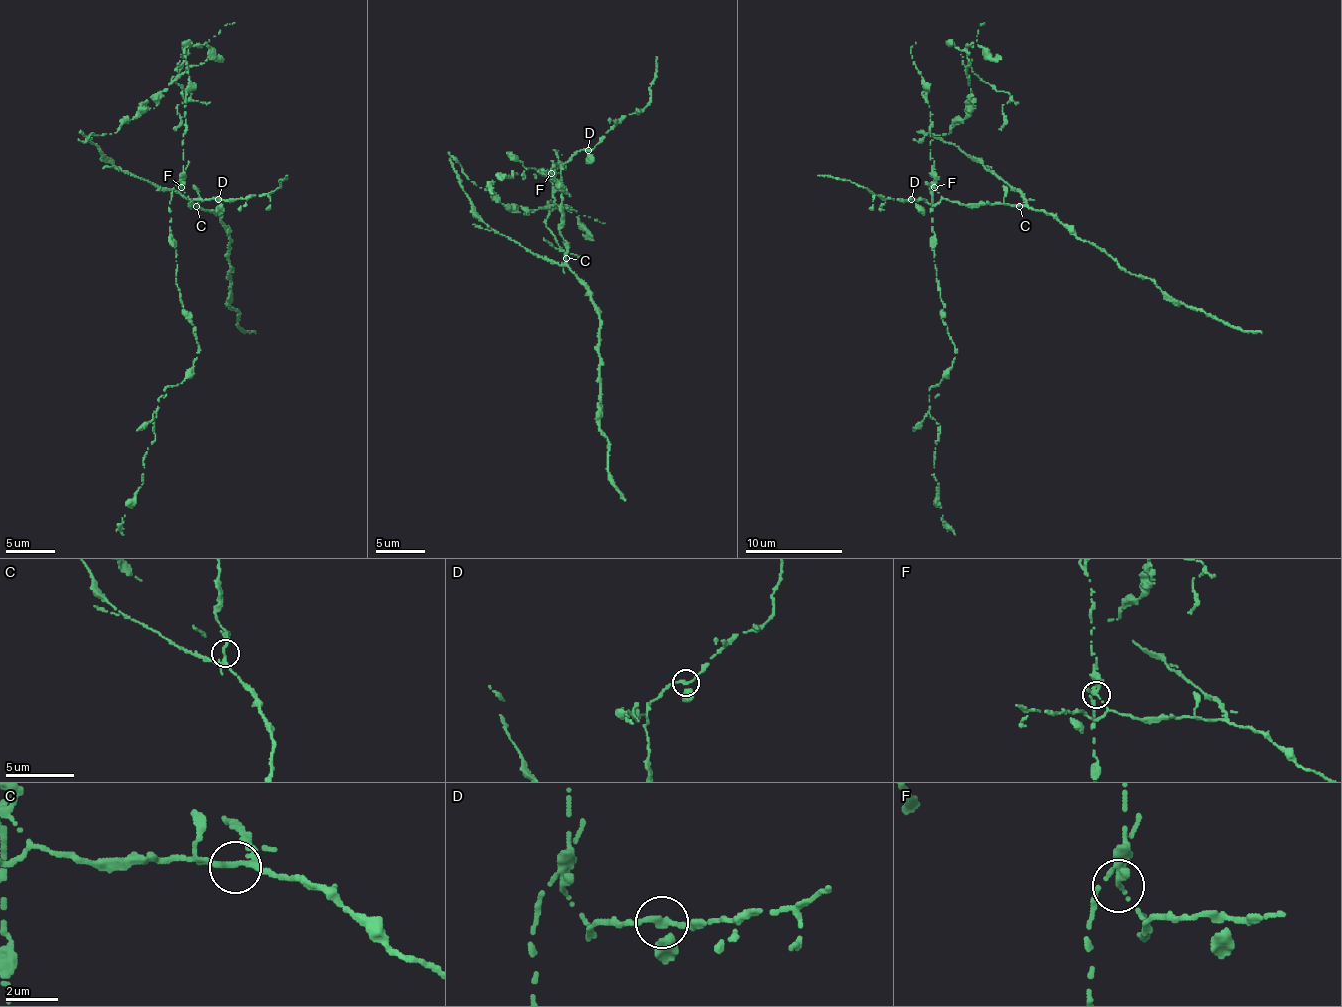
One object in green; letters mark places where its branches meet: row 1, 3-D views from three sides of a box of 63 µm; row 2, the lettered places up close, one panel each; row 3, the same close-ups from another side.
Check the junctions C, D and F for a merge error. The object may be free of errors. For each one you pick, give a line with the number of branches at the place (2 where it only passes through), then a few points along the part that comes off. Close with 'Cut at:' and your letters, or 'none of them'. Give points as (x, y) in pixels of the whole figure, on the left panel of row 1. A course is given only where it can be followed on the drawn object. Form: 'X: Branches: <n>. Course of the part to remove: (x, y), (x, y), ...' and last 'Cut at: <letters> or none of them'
F: Branches: 3. Course of the part to remove: (181, 187), (174, 187), (169, 231), (179, 299), (198, 351), (189, 375), (159, 399), (154, 441), (123, 534)
Cut at: F

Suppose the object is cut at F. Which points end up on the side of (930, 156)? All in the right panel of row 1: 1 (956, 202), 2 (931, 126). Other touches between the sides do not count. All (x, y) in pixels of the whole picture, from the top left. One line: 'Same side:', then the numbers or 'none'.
Same side: 2

